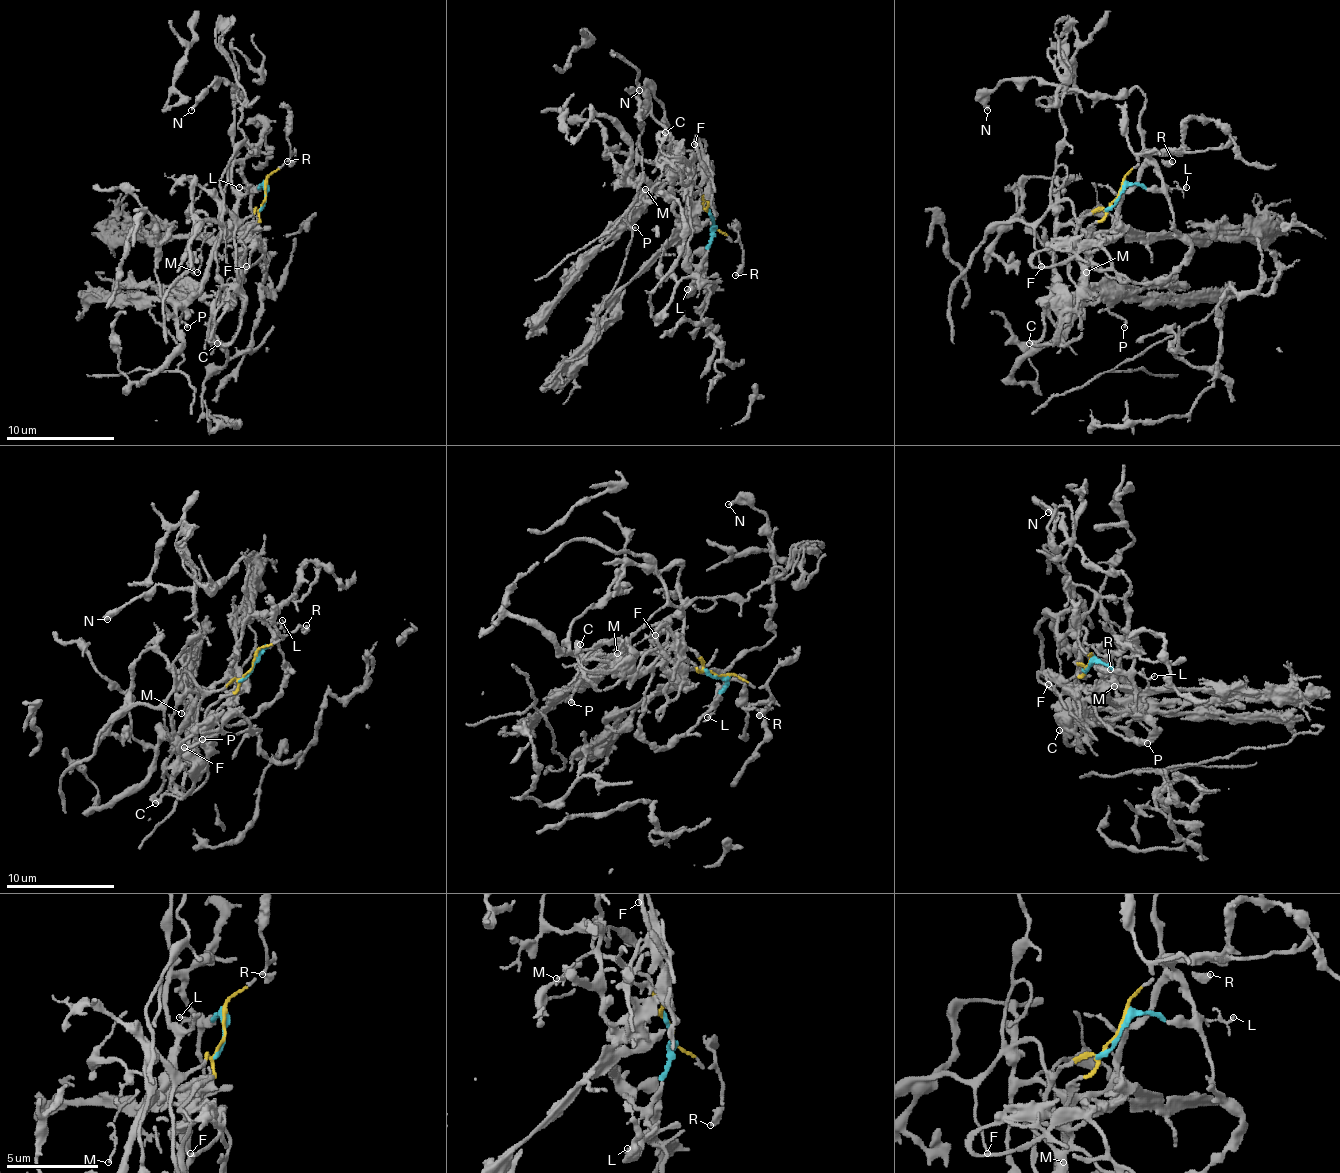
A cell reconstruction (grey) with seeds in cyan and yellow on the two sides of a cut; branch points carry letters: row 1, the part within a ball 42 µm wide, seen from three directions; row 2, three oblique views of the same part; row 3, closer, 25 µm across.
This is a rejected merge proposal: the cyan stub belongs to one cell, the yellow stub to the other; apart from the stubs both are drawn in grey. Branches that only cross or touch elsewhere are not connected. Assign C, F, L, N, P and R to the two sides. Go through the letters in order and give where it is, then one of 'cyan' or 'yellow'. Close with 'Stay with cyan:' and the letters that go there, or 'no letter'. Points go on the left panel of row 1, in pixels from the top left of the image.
C: (217, 343) | yellow
F: (246, 266) | yellow
L: (239, 187) | cyan
N: (191, 110) | cyan
P: (187, 327) | yellow
R: (287, 161) | yellow
Stay with cyan: L, N

